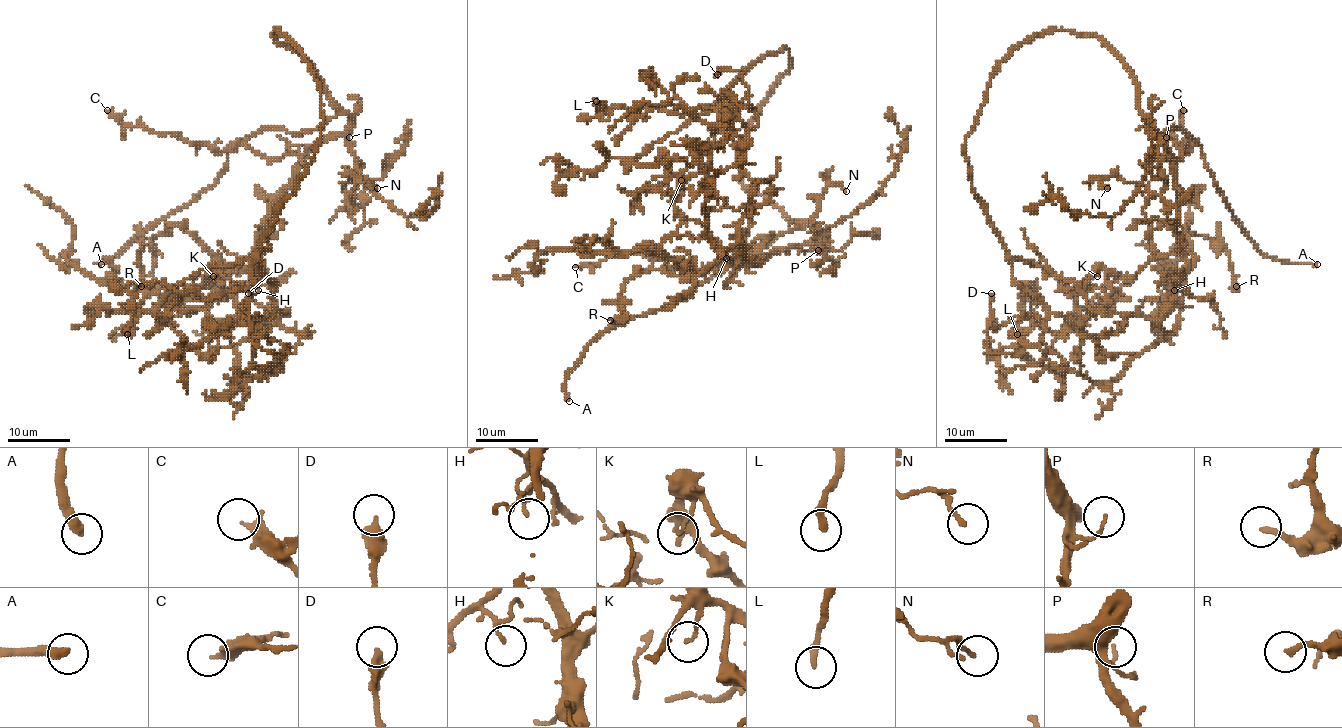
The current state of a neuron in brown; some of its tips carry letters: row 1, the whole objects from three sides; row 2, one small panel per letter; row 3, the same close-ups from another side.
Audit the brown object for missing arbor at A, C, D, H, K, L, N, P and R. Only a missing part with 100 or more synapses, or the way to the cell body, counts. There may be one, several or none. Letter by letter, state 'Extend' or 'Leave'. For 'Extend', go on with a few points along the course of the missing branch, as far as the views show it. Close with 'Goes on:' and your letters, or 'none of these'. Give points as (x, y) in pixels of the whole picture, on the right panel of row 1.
A: Extend. Course of what is missing: (1317, 264), (1329, 262), (1284, 264), (1246, 225), (1244, 205), (1264, 144), (1258, 140)
C: Leave
D: Leave
H: Leave
K: Leave
L: Leave
N: Leave
P: Leave
R: Leave
Goes on: A

